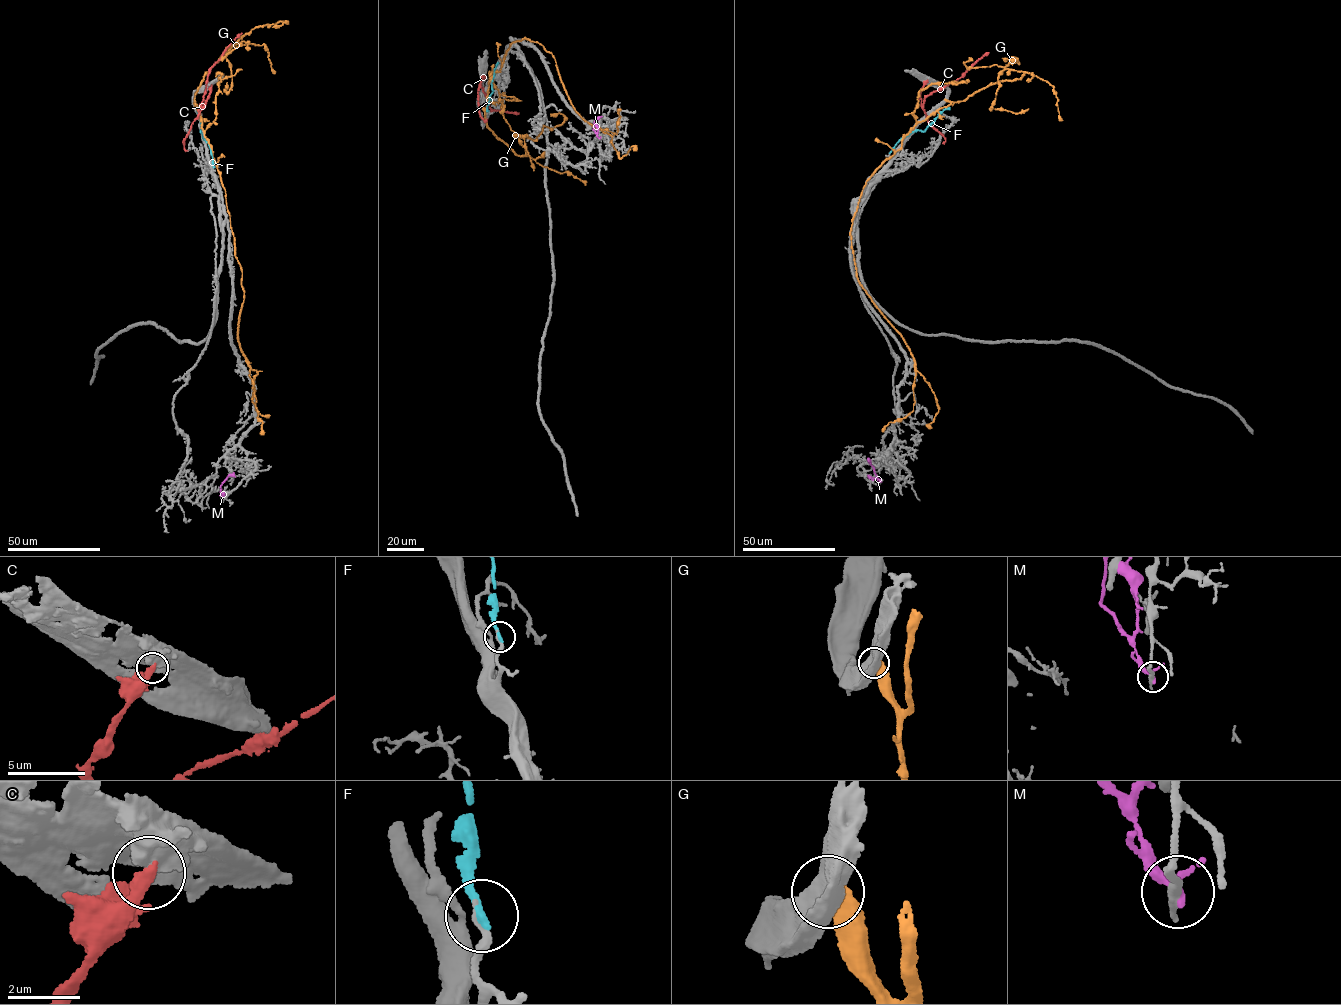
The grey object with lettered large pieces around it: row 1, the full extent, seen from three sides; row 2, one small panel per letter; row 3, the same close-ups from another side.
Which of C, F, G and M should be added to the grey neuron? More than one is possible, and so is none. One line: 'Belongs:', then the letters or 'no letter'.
Belongs: no letter

